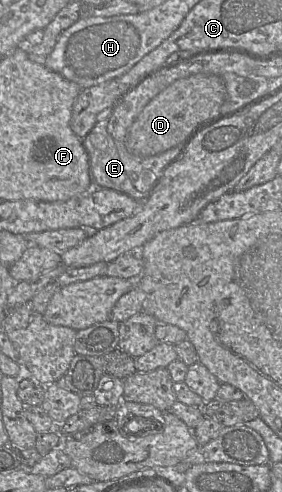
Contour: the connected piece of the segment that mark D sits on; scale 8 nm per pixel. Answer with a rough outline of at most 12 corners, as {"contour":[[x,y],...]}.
{"contour":[[220,76],[175,81],[131,125],[127,150],[184,144],[219,115]]}

